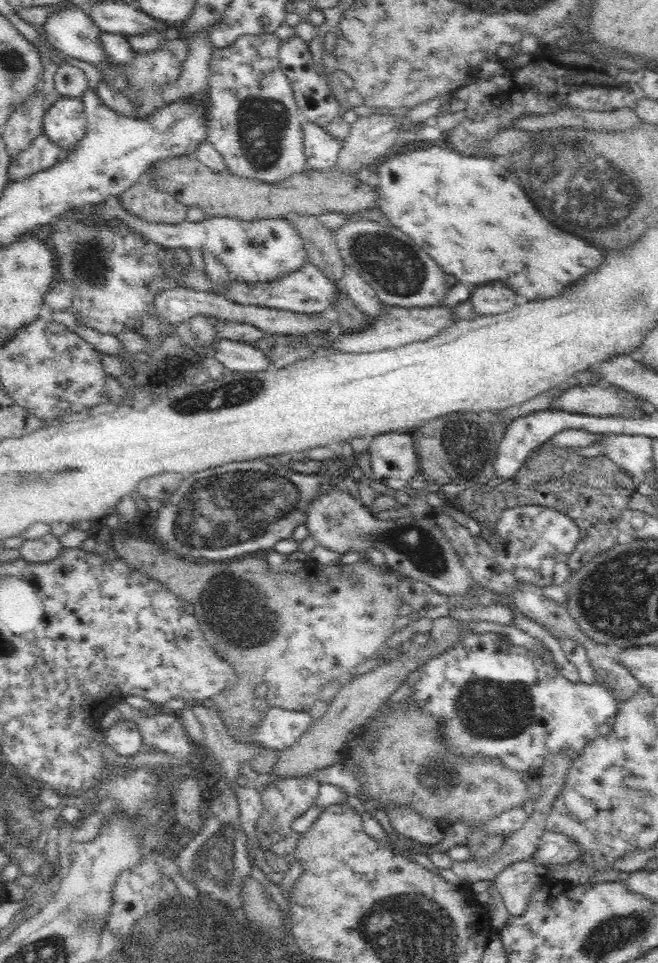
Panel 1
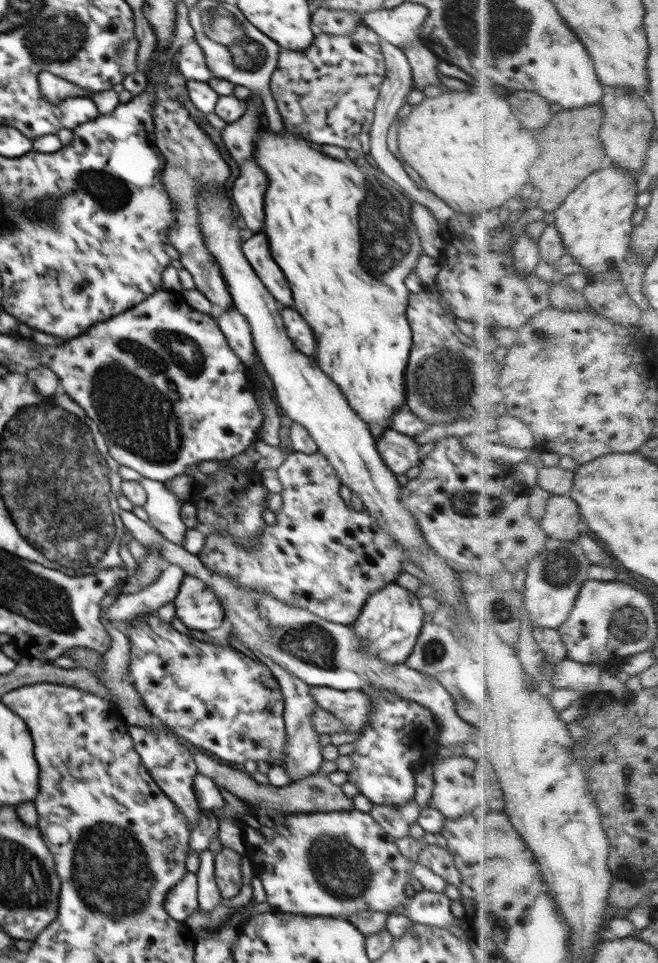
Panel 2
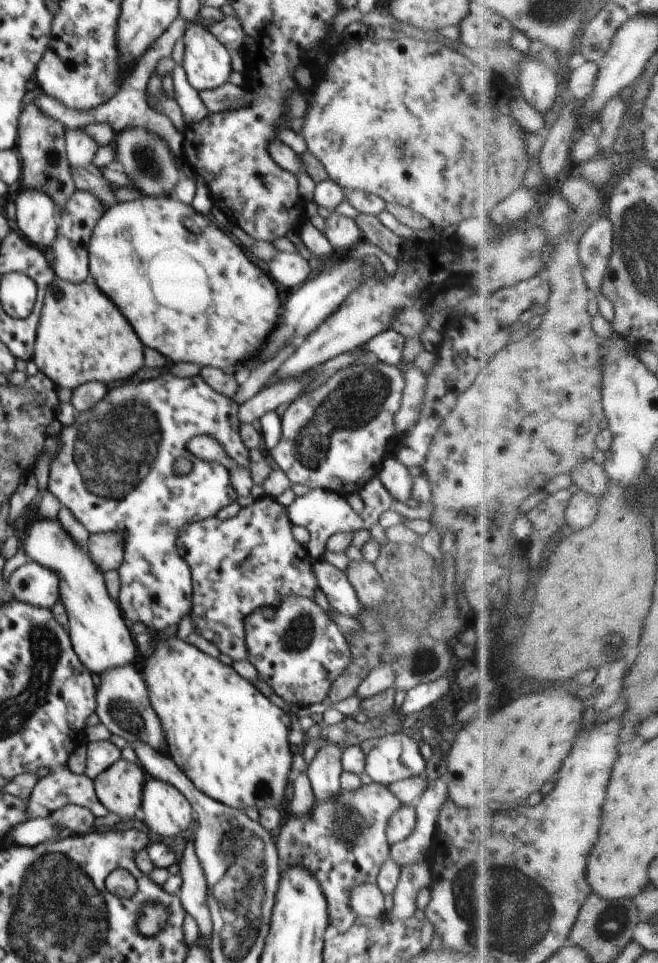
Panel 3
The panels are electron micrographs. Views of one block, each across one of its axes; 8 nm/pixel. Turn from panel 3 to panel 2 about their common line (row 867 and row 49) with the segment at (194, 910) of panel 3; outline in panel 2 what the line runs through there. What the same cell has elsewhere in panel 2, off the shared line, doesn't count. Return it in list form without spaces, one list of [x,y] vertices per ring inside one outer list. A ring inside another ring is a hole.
[[[195,40],[179,48],[176,61],[178,70],[187,81],[208,82],[213,77],[213,74],[207,68],[204,52]]]

